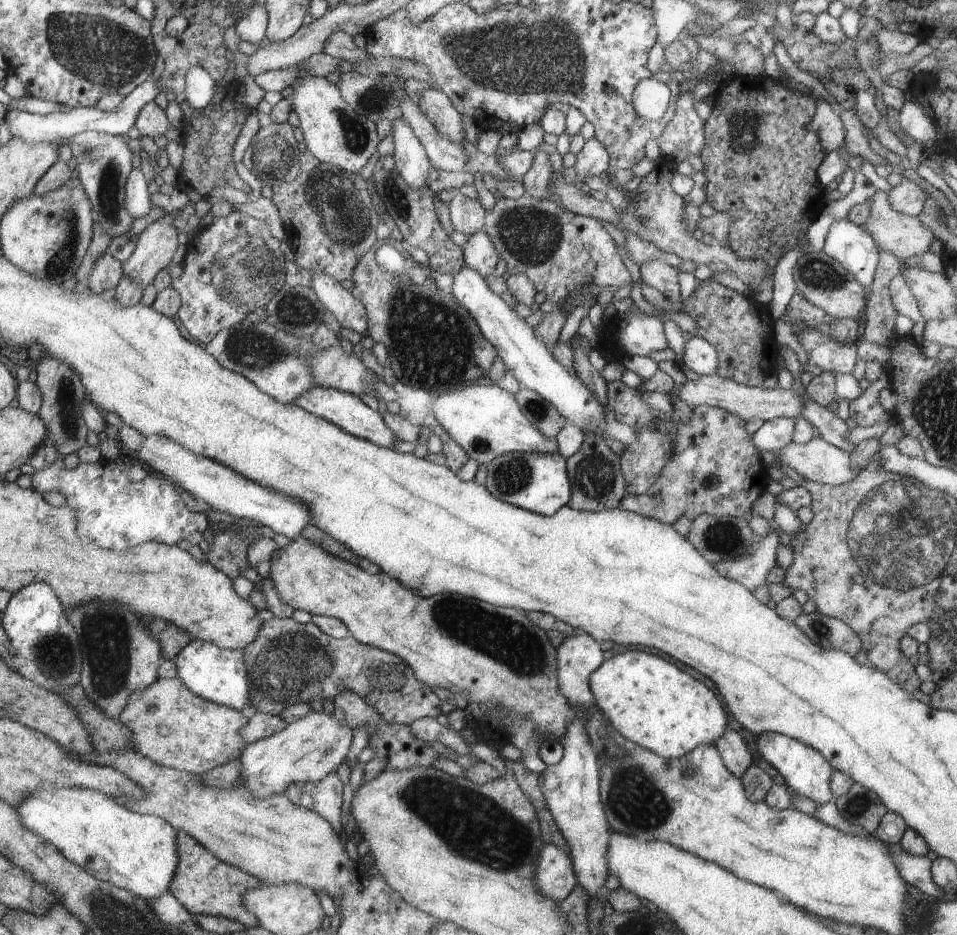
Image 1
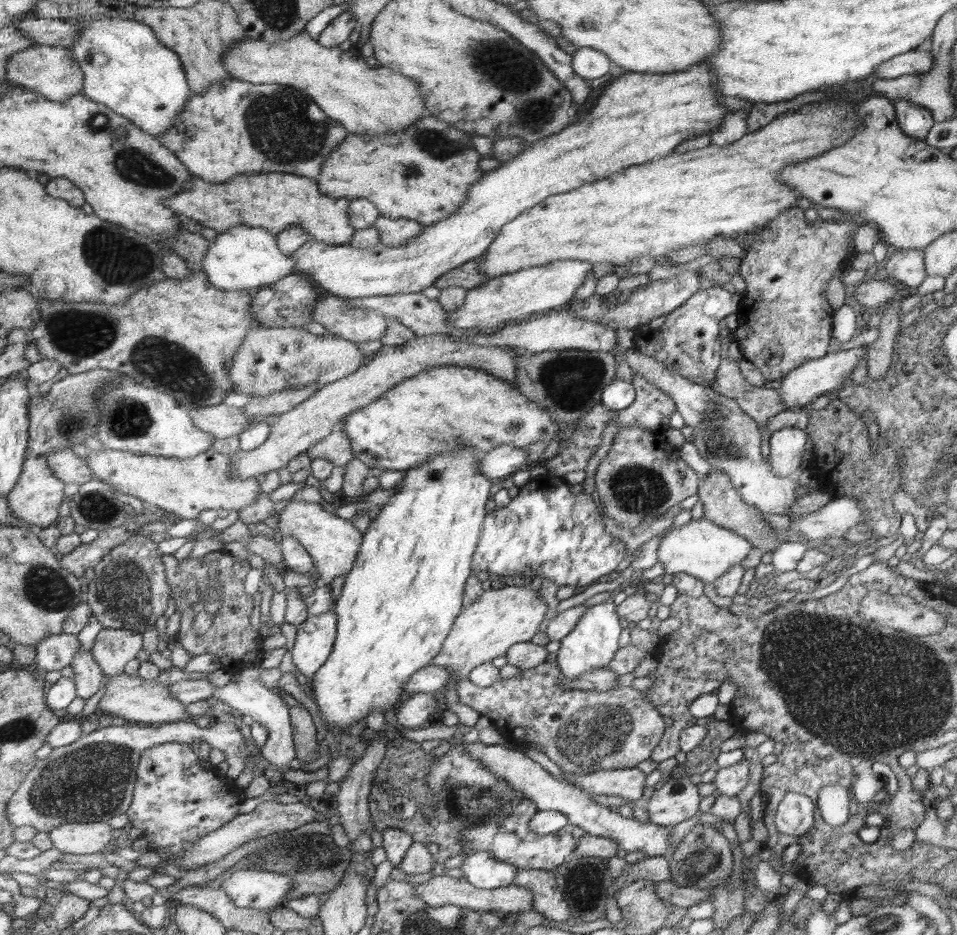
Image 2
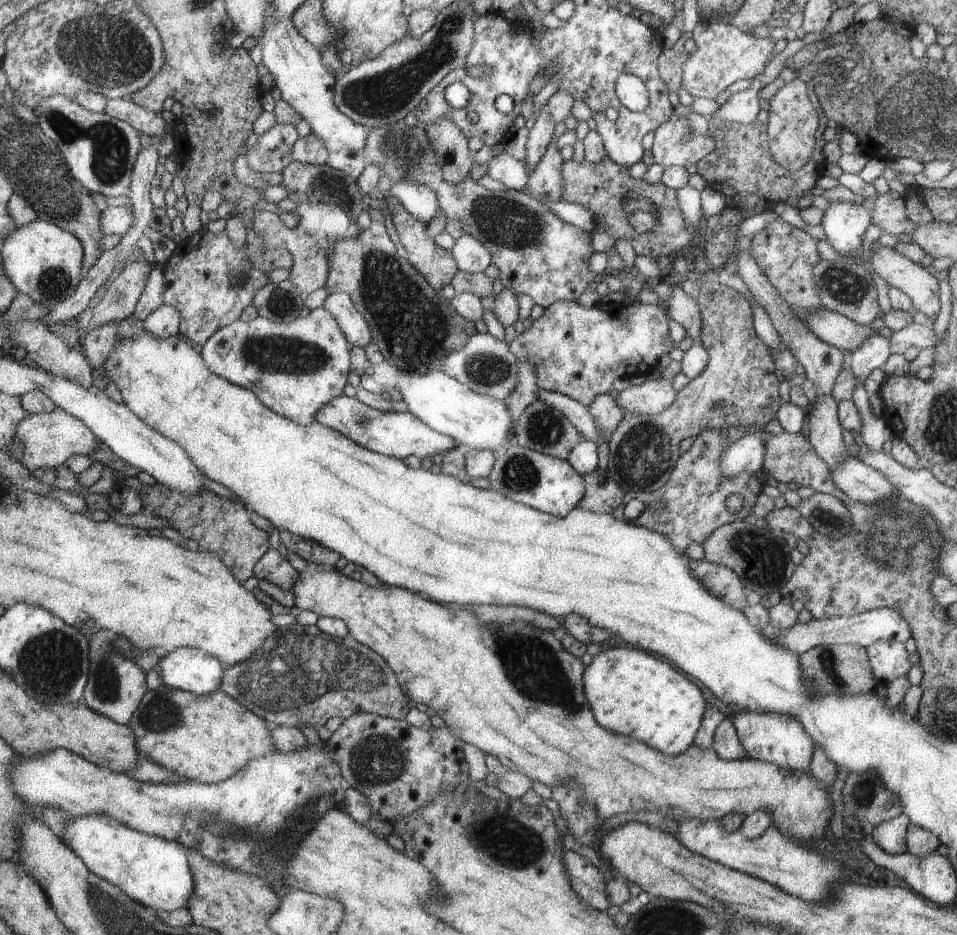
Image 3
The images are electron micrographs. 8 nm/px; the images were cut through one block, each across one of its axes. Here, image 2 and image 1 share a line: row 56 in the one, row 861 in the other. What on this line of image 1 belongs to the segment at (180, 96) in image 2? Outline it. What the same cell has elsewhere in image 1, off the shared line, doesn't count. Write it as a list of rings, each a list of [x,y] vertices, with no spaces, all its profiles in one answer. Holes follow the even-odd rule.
[[[44,787],[33,793],[27,793],[16,807],[21,823],[38,836],[50,841],[74,864],[81,865],[94,877],[126,889],[147,901],[154,901],[162,893],[168,892],[177,868],[180,866],[180,851],[177,848],[177,829],[169,822],[154,815],[135,813],[121,802],[94,789],[78,787]]]

